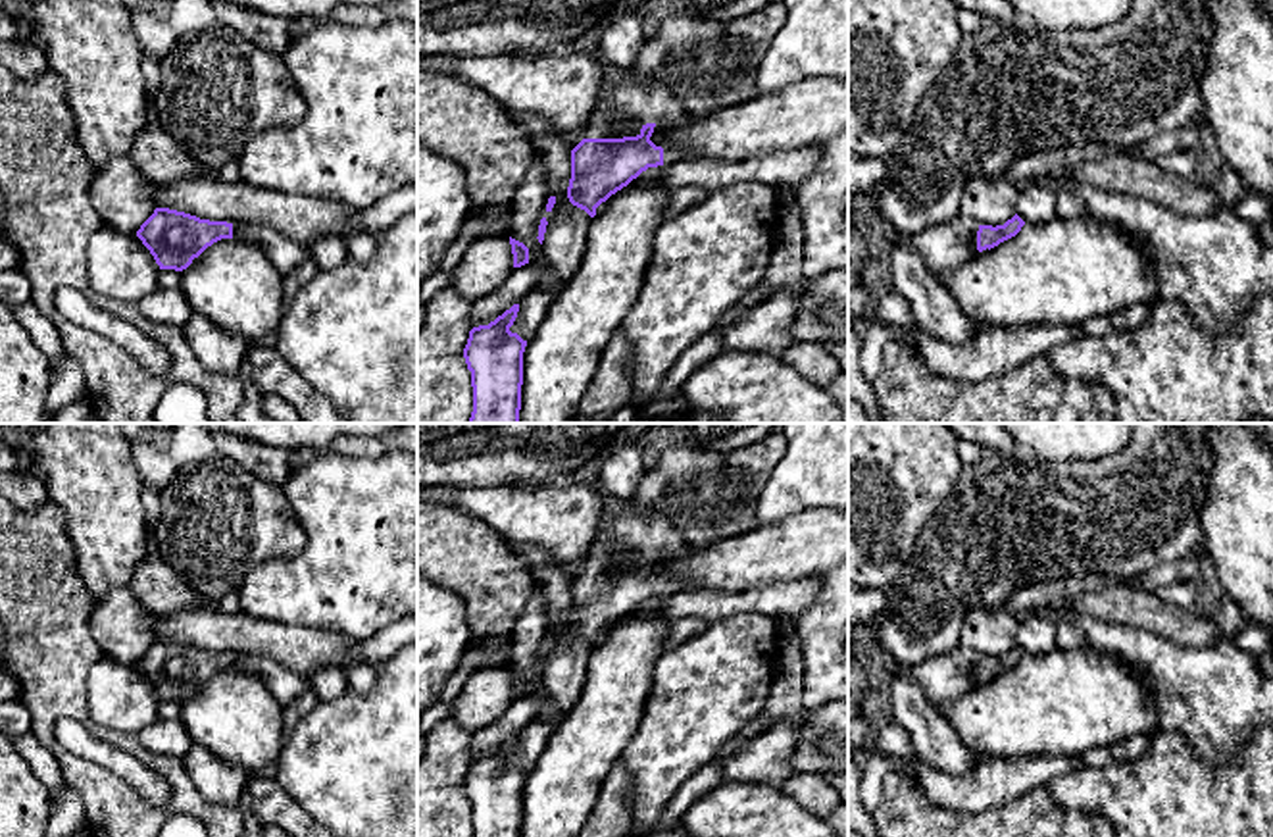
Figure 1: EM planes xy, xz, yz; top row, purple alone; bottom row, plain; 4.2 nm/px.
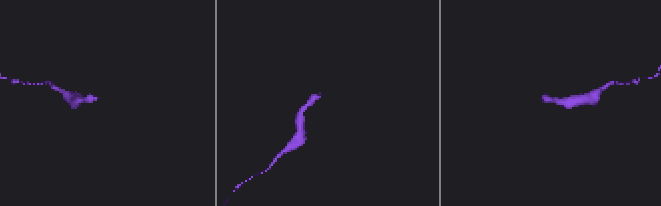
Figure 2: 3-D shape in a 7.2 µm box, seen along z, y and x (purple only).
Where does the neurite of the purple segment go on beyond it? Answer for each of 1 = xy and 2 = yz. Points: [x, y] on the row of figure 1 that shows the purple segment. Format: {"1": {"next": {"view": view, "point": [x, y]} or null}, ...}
{"1": {"next": {"view": "xy", "point": [283, 253]}}, "2": {"next": {"view": "yz", "point": [947, 245]}}}

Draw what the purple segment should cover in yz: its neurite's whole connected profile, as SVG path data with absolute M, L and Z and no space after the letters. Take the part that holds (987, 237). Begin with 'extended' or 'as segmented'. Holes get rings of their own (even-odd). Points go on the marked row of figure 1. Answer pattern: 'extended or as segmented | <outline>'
extended | M1015 214L1004 225L979 225L971 217L956 216L908 237L911 248L935 273L948 271L1015 237L1025 221Z

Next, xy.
extended | M156 208L137 237L150 250L160 269L183 271L221 239L244 239L260 244L283 277L308 260L304 244L271 227L210 221L169 208Z

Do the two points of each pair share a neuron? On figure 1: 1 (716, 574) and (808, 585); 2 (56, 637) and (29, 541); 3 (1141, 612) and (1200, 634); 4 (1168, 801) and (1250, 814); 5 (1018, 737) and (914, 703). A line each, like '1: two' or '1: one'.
1: two
2: one
3: one
4: one
5: two

